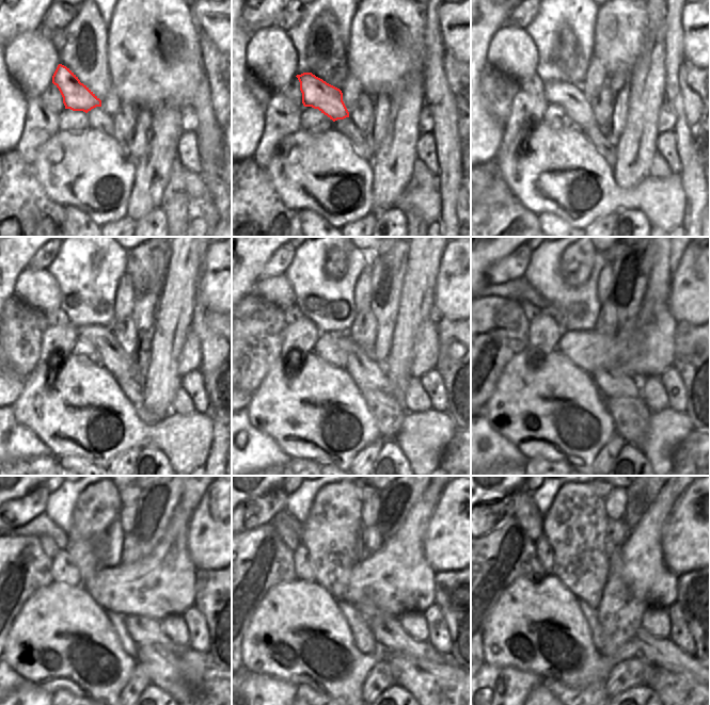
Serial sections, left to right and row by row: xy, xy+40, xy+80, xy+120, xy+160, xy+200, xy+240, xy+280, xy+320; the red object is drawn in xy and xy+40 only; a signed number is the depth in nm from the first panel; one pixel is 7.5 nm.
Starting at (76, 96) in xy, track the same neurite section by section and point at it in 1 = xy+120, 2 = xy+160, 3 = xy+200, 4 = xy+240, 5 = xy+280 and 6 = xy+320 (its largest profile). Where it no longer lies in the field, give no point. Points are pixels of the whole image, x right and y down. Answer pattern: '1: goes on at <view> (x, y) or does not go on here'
1: goes on at xy+120 (114, 358)
2: goes on at xy+160 (366, 373)
3: goes on at xy+200 (610, 382)
4: goes on at xy+240 (142, 629)
5: goes on at xy+280 (387, 630)
6: goes on at xy+320 (661, 652)

